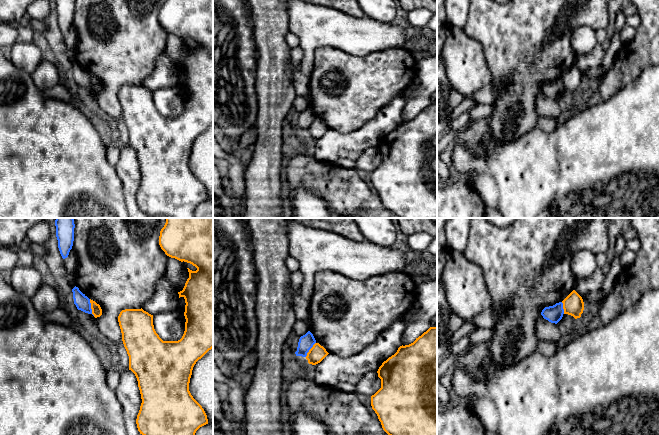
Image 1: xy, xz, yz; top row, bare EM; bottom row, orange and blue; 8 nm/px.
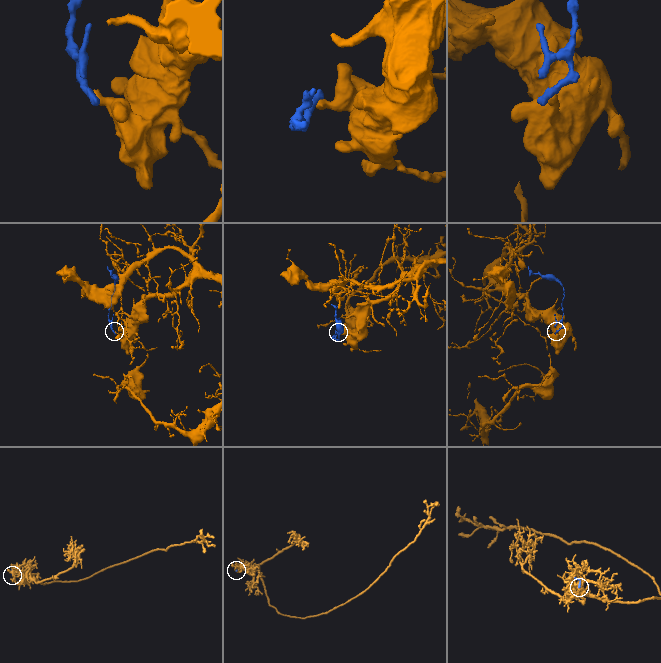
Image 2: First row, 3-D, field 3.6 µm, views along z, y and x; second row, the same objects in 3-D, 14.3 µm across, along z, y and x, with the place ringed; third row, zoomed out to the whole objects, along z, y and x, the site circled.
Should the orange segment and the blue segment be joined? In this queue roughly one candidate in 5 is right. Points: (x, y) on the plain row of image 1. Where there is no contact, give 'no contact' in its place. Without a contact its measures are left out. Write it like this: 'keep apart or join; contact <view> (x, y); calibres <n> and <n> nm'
keep apart; contact xy (91, 83); calibres 80 and 120 nm

